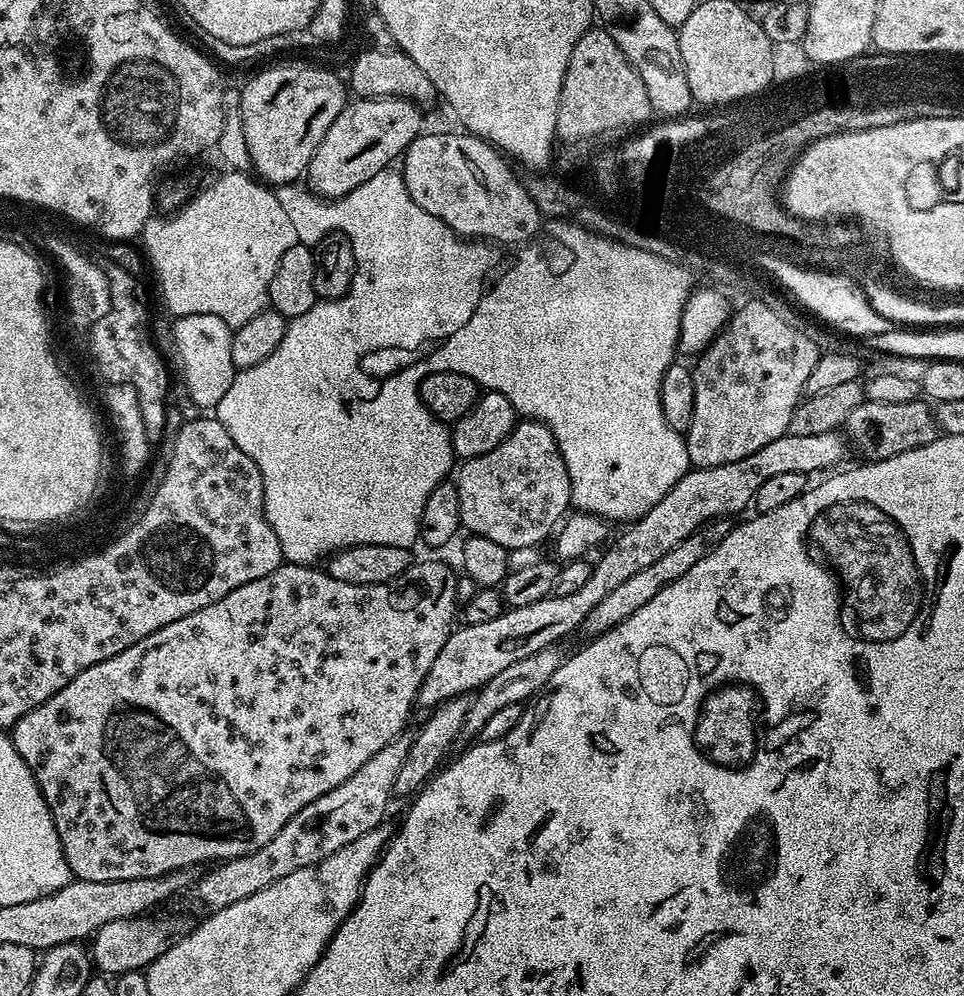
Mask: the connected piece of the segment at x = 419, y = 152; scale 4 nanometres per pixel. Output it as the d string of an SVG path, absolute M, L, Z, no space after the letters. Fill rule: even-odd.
M425 131L410 142L402 157L402 175L410 198L426 214L446 222L457 236L497 246L531 241L541 231L542 213L525 181L512 173L513 165L499 148L480 136L459 131Z

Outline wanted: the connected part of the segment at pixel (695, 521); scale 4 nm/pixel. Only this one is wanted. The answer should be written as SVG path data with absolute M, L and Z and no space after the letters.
M839 431L826 434L788 432L738 462L730 462L726 466L692 468L678 482L674 482L671 490L647 514L631 521L625 527L628 529L599 553L600 561L597 559L593 563L590 578L580 589L574 590L574 594L553 594L538 602L530 602L530 606L508 608L490 622L478 626L464 624L453 630L446 638L446 646L438 650L438 658L434 658L426 673L416 695L417 705L421 709L433 710L448 699L475 693L486 682L490 682L494 674L502 674L506 666L521 658L530 658L530 654L538 654L538 650L548 644L559 645L563 636L570 635L575 628L583 625L590 610L594 610L594 606L598 606L606 594L618 590L618 586L622 586L622 582L628 581L633 574L658 562L658 558L674 550L678 542L686 542L686 538L690 538L690 534L697 532L703 524L709 520L723 520L738 515L747 504L749 507L755 501L759 488L777 474L813 474L835 469L839 465L836 463L844 456L844 444L846 446L845 437Z

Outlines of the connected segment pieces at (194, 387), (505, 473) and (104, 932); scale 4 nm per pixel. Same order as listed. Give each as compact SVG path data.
M190 314L181 316L175 321L172 328L172 340L176 343L176 356L180 359L180 368L184 371L184 388L188 391L188 396L197 404L200 410L212 410L218 402L222 402L222 397L236 377L237 368L230 358L230 342L232 341L233 329L229 328L222 318L214 318L214 314Z
M521 419L512 433L501 444L494 446L494 450L490 450L490 454L463 461L459 468L455 473L457 476L454 476L454 483L458 490L461 525L468 528L471 535L490 538L490 542L498 542L498 546L503 548L532 548L535 544L542 543L548 535L549 539L557 531L558 525L569 511L572 491L566 462L558 450L558 442L552 431L536 420Z
M146 914L106 922L97 932L90 937L91 967L97 973L109 978L121 976L123 972L139 972L147 969L153 960L157 960L181 936L189 931L190 923L184 916L154 916Z

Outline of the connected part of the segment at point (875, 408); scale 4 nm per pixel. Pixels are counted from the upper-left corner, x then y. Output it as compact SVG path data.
M865 399L858 410L850 414L846 425L847 439L864 455L861 457L869 461L885 460L894 454L926 446L934 442L937 435L935 411L923 399L914 402L874 402Z

